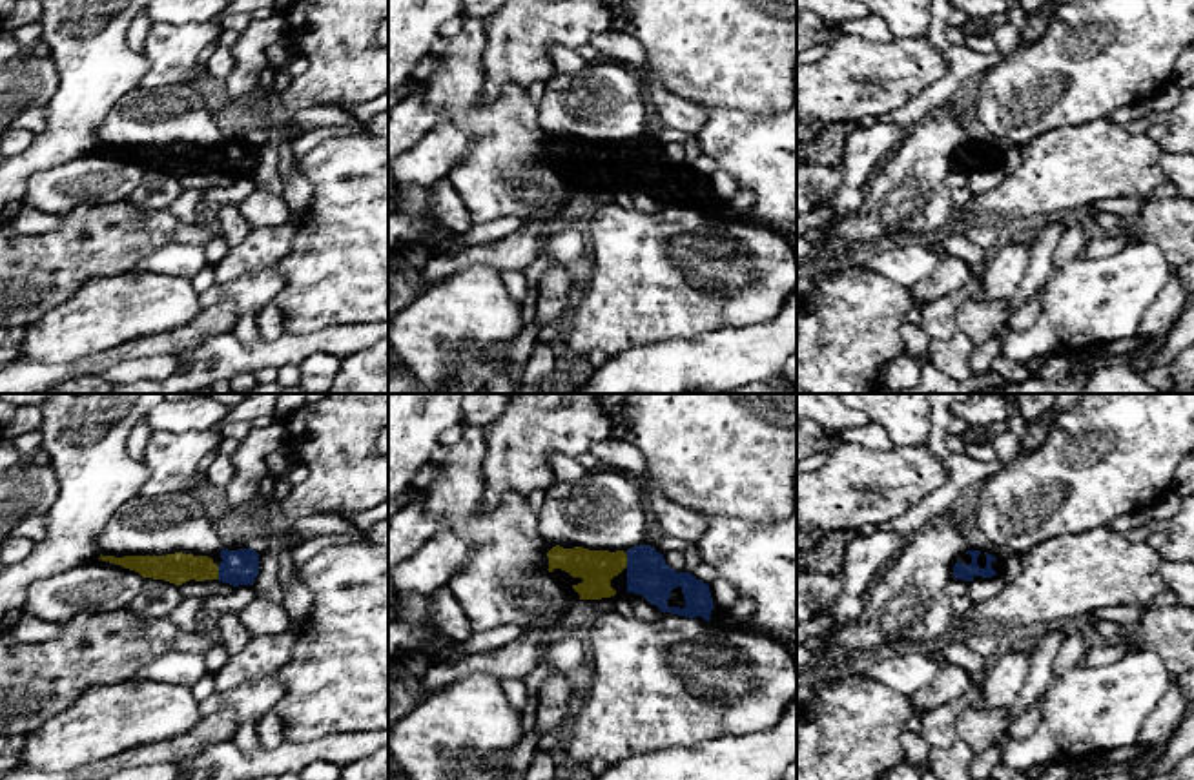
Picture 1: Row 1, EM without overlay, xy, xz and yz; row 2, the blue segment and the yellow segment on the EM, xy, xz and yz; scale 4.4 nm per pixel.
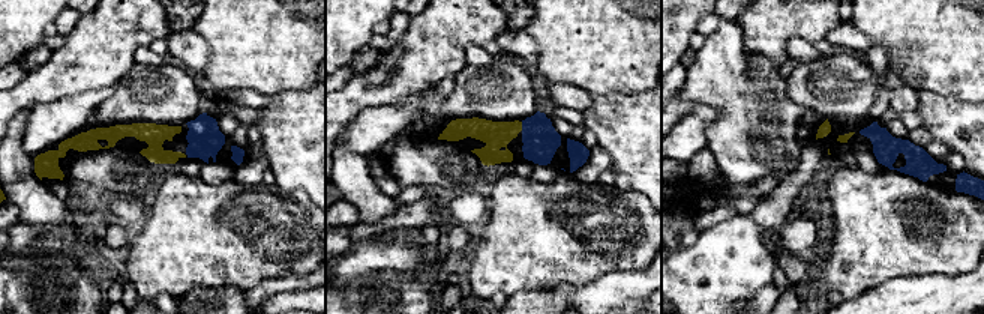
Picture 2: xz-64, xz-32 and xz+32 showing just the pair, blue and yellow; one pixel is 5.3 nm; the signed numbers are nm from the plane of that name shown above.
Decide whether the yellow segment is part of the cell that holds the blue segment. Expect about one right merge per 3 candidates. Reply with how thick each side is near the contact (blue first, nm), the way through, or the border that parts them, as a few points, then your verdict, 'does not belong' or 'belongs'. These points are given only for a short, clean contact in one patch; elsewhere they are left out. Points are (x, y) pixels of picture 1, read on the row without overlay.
190/160 nm | across xz (648, 166), (627, 152), (596, 159) | belongs

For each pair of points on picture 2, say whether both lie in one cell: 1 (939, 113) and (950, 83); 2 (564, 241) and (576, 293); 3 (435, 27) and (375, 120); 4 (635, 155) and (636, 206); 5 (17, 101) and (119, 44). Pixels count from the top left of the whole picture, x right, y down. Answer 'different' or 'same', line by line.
1: different
2: different
3: different
4: different
5: same

